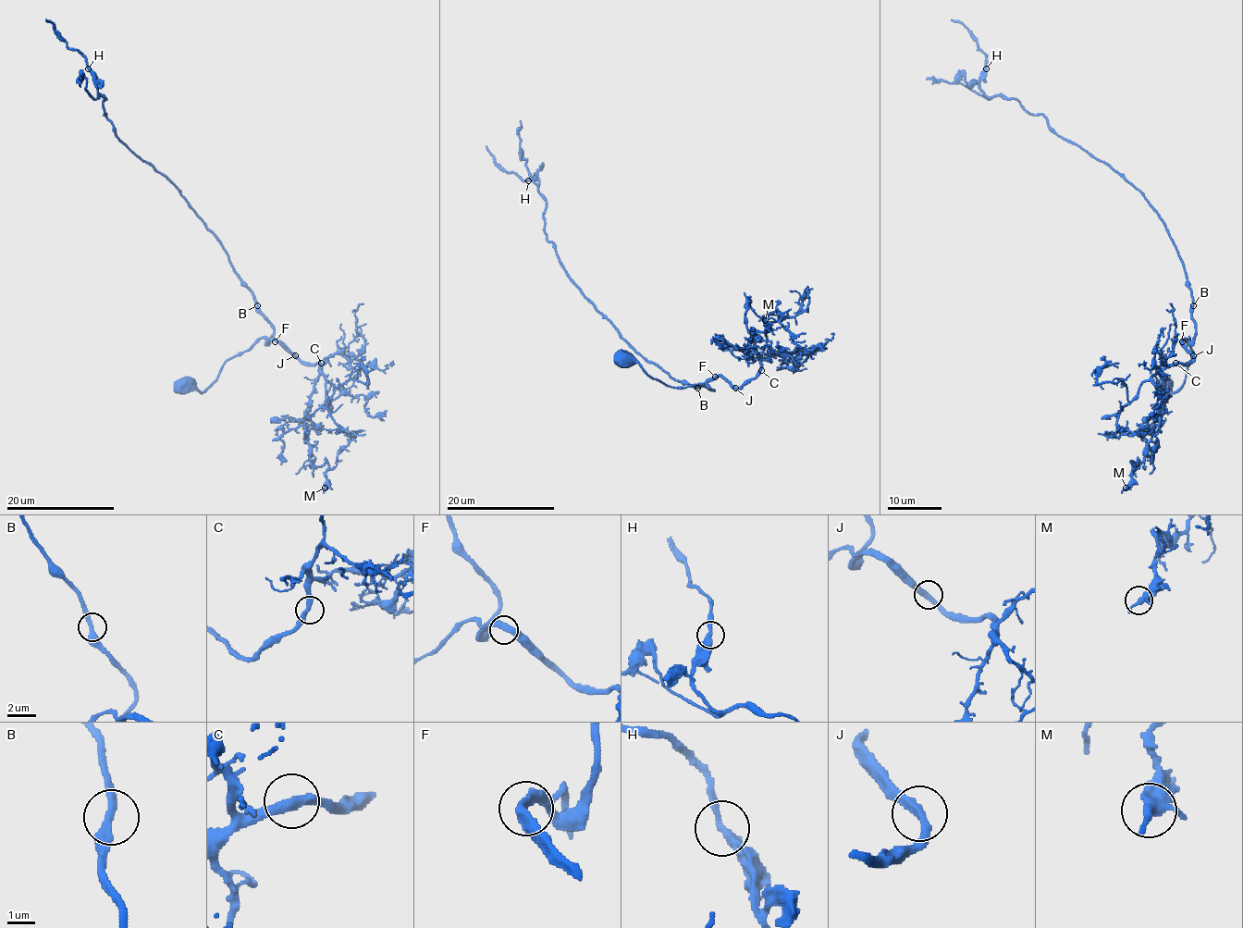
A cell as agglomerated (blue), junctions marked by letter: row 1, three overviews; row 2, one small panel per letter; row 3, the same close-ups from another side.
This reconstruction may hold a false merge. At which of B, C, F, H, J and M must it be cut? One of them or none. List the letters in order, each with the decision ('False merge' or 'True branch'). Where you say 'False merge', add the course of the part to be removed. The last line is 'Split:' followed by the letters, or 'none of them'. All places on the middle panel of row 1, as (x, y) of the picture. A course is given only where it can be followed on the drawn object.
B: True branch
C: True branch
F: True branch
H: True branch
J: True branch
M: True branch
Split: none of them

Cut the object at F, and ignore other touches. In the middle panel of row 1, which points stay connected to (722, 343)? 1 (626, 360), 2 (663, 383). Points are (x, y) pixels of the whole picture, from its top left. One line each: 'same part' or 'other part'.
1: other part
2: other part

